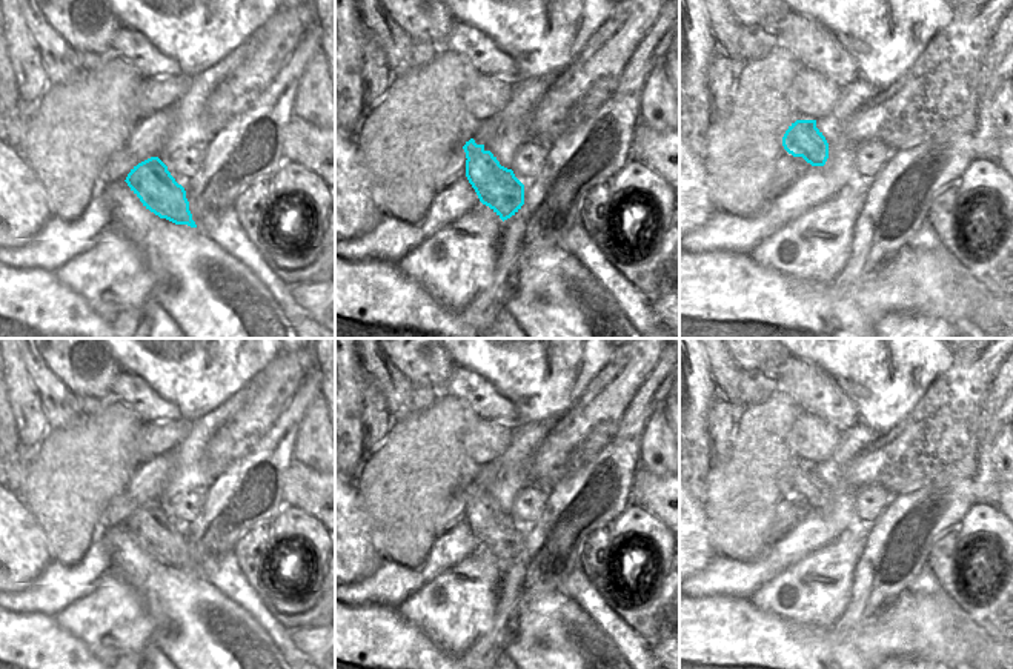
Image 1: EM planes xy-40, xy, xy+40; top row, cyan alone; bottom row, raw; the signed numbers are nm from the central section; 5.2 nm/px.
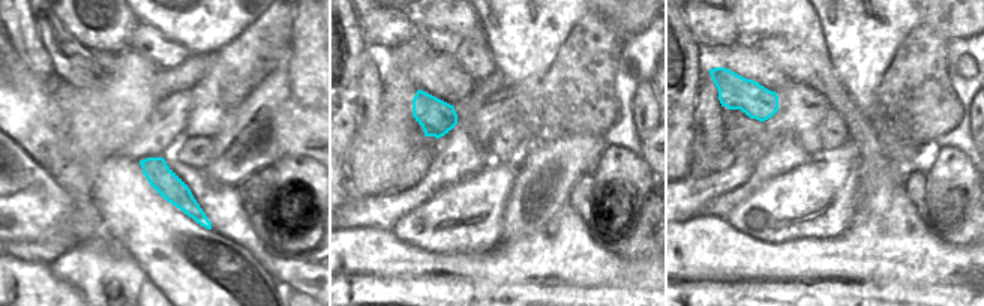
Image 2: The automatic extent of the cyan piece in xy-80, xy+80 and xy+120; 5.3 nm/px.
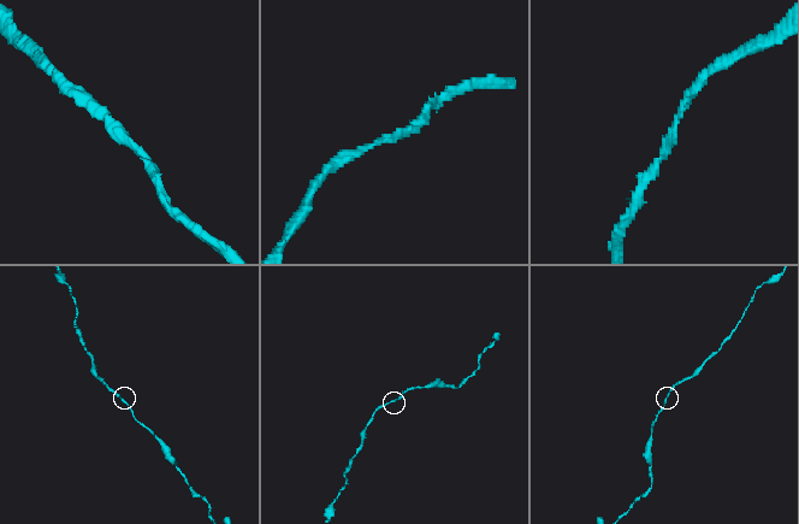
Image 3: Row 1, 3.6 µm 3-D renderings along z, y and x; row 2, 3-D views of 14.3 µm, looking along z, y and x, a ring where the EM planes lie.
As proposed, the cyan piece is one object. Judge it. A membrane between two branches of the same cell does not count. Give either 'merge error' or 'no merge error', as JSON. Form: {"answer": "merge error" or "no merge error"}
{"answer": "no merge error"}

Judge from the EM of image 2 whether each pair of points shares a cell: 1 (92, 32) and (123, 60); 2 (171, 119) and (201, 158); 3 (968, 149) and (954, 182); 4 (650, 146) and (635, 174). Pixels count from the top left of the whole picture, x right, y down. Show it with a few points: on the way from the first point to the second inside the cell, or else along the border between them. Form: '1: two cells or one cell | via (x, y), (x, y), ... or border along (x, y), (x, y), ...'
1: two cells | border along (126, 48), (113, 56)
2: two cells | border along (182, 135), (171, 150)
3: two cells | border along (930, 149), (953, 146), (968, 158)
4: two cells | border along (639, 155), (650, 168)

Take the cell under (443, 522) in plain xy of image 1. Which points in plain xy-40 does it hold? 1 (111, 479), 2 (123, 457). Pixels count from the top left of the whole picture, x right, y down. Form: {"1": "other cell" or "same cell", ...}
{"1": "other cell", "2": "other cell"}

